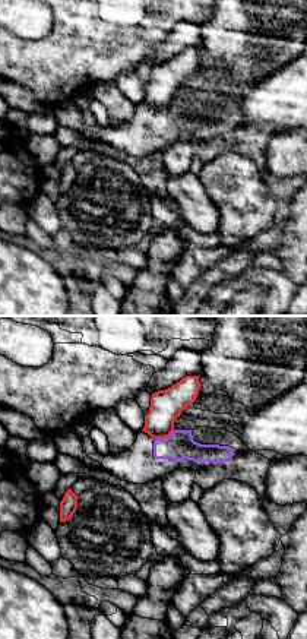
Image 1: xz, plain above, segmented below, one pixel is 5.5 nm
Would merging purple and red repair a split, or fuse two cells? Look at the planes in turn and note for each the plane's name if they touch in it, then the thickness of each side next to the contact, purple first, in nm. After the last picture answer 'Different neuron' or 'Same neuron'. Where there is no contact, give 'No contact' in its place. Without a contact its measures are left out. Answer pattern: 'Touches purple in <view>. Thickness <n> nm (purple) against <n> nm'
Touches purple in xz. Thickness 160 nm (purple) against 180 nm

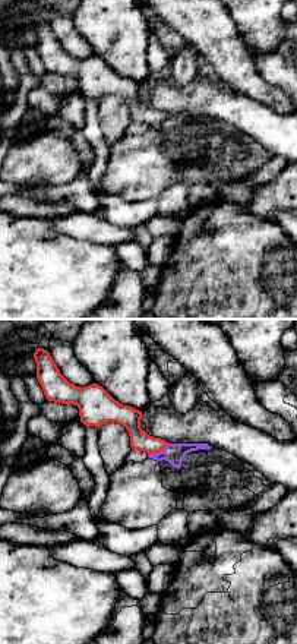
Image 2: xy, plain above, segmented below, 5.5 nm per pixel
Touches purple in xy. Thickness 110 nm (purple) against 120 nm

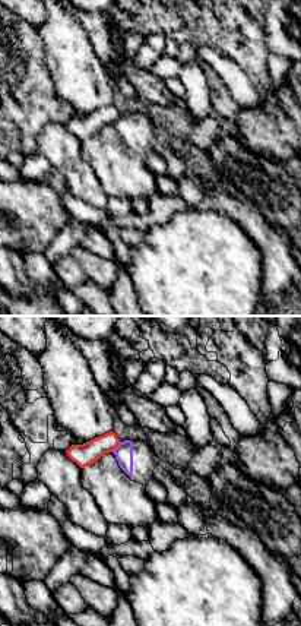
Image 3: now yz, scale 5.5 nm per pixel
Touches purple in yz. Thickness 100 nm (purple) against 120 nm

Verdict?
Different neuron

